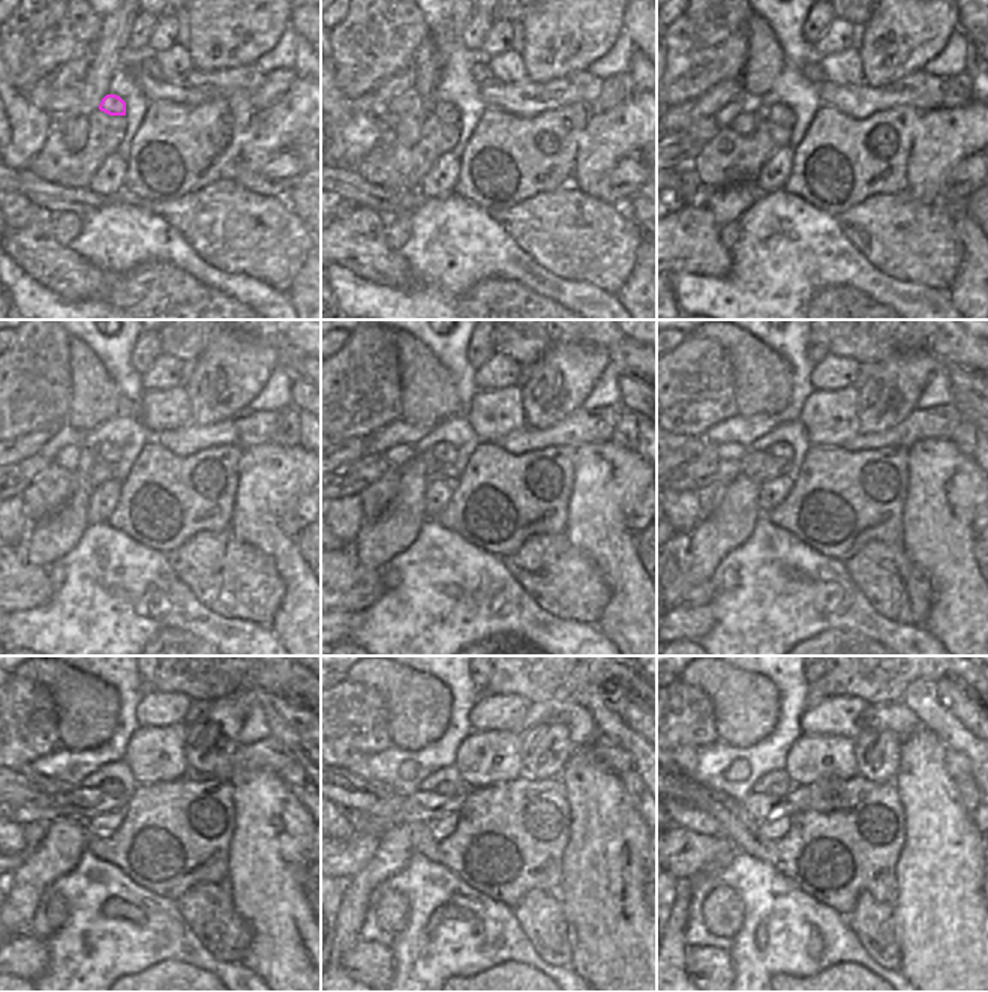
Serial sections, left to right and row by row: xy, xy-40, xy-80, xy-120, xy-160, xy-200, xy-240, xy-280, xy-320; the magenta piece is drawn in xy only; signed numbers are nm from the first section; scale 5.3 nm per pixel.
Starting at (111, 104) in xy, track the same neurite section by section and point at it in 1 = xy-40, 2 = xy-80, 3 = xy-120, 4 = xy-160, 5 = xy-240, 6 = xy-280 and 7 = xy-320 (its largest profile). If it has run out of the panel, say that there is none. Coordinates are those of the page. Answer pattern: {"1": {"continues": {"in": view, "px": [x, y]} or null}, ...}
{"1": {"continues": {"in": "xy-40", "px": [449, 113]}}, "2": {"continues": {"in": "xy-80", "px": [781, 114]}}, "3": {"continues": {"in": "xy-120", "px": [107, 452]}}, "4": {"continues": {"in": "xy-160", "px": [443, 453]}}, "5": {"continues": {"in": "xy-240", "px": [111, 787]}}, "6": {"continues": {"in": "xy-280", "px": [440, 782]}}, "7": {"continues": {"in": "xy-320", "px": [771, 782]}}}

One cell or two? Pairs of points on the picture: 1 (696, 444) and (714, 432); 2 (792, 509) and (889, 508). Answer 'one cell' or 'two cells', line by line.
1: two cells
2: one cell

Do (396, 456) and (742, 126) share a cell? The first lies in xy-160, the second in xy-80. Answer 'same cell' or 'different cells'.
same cell

